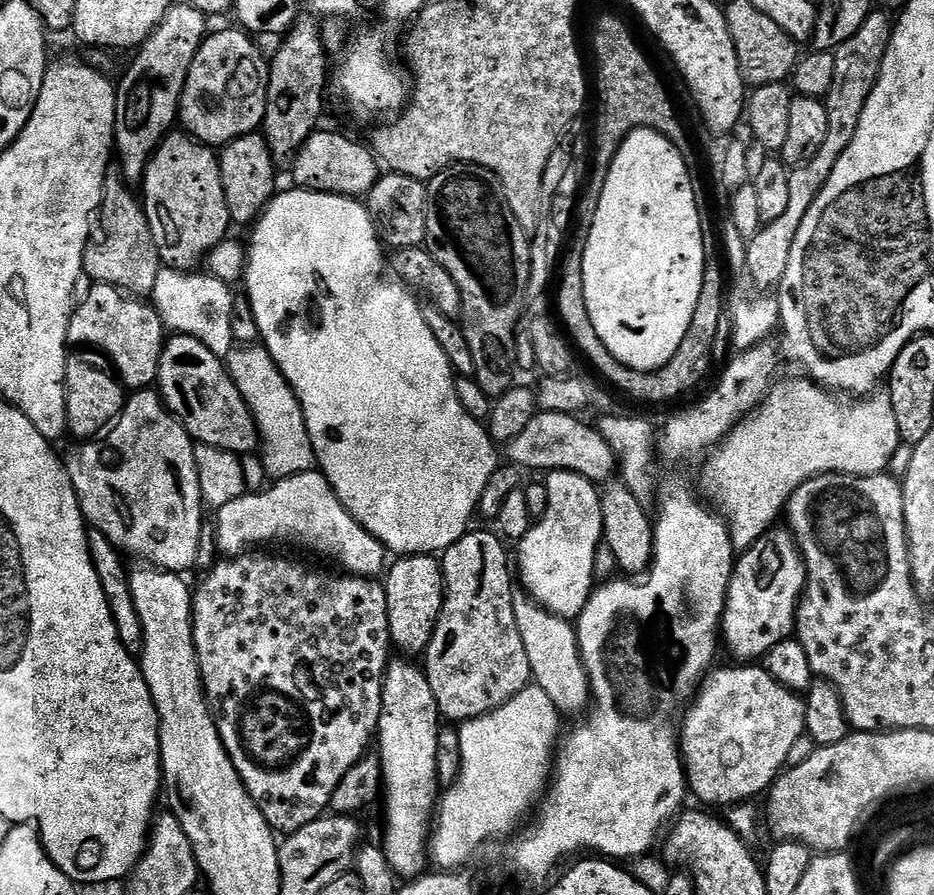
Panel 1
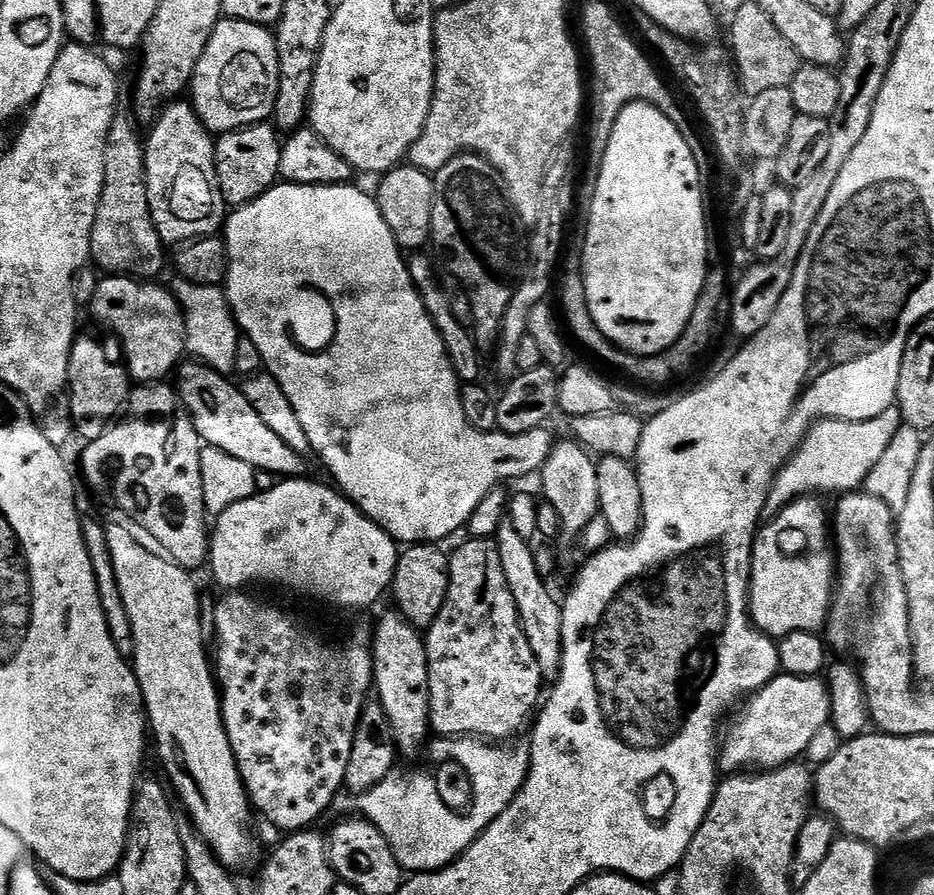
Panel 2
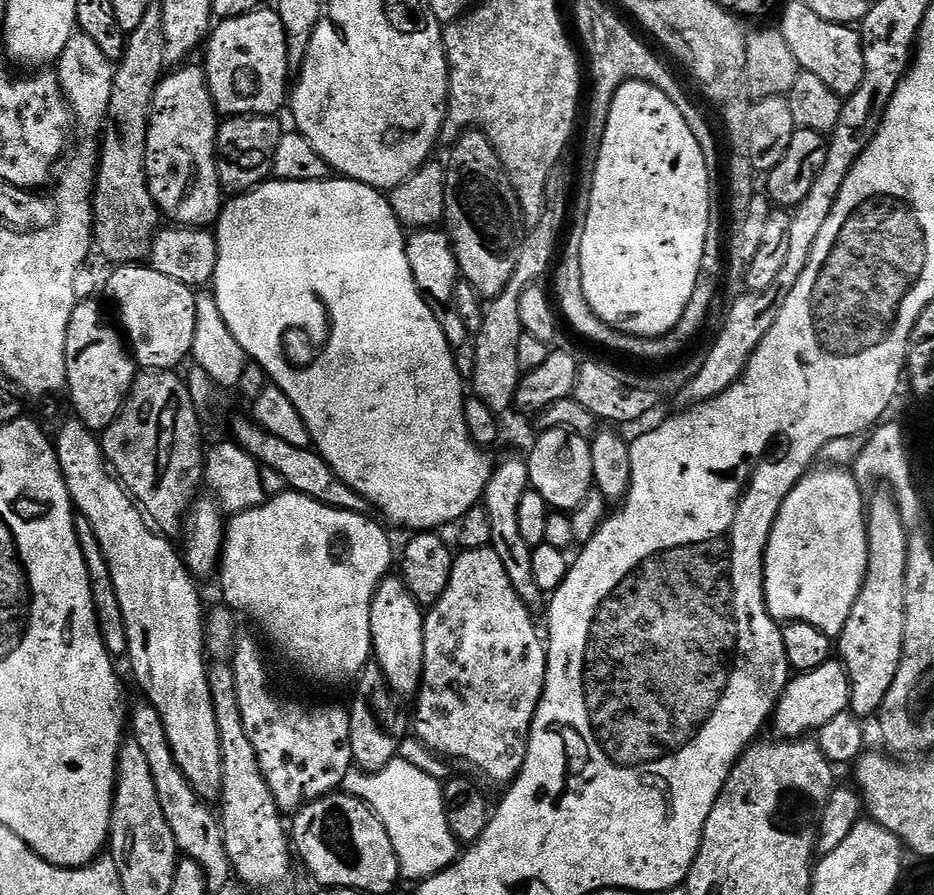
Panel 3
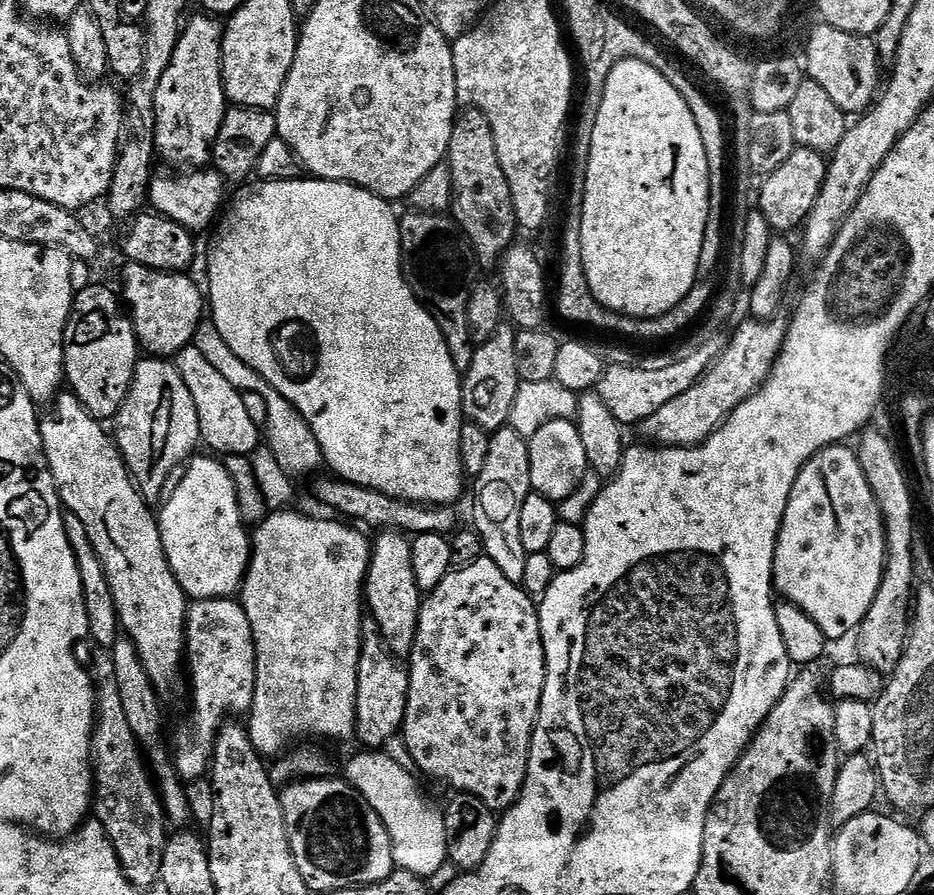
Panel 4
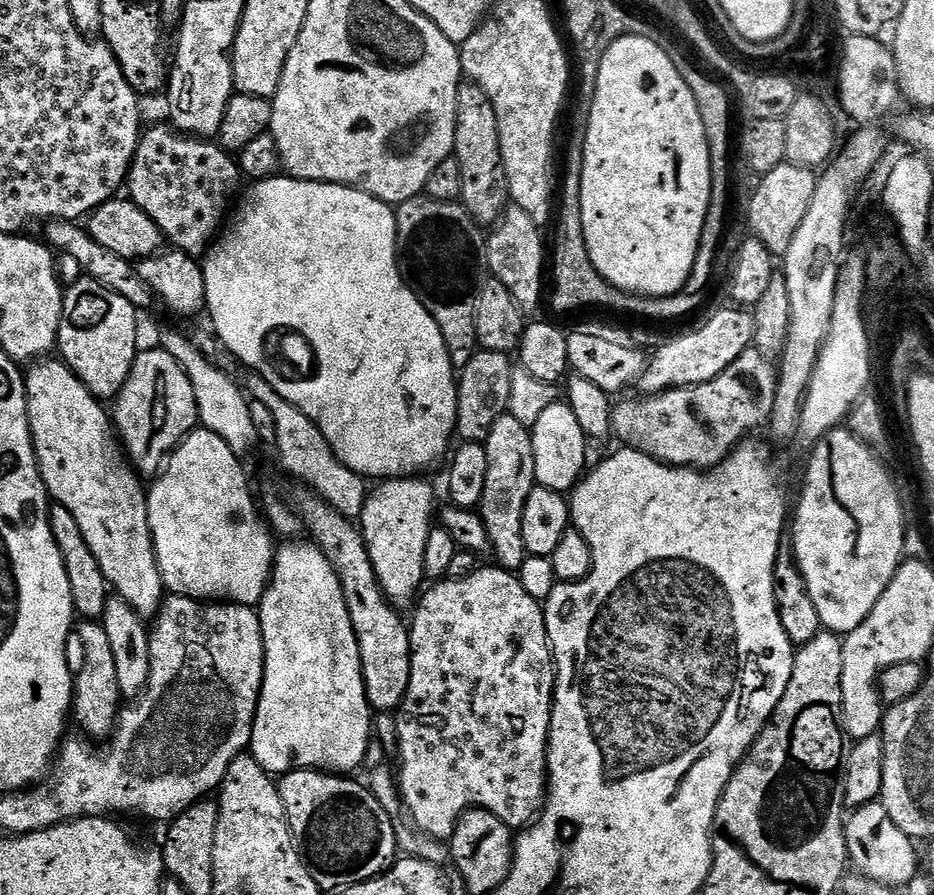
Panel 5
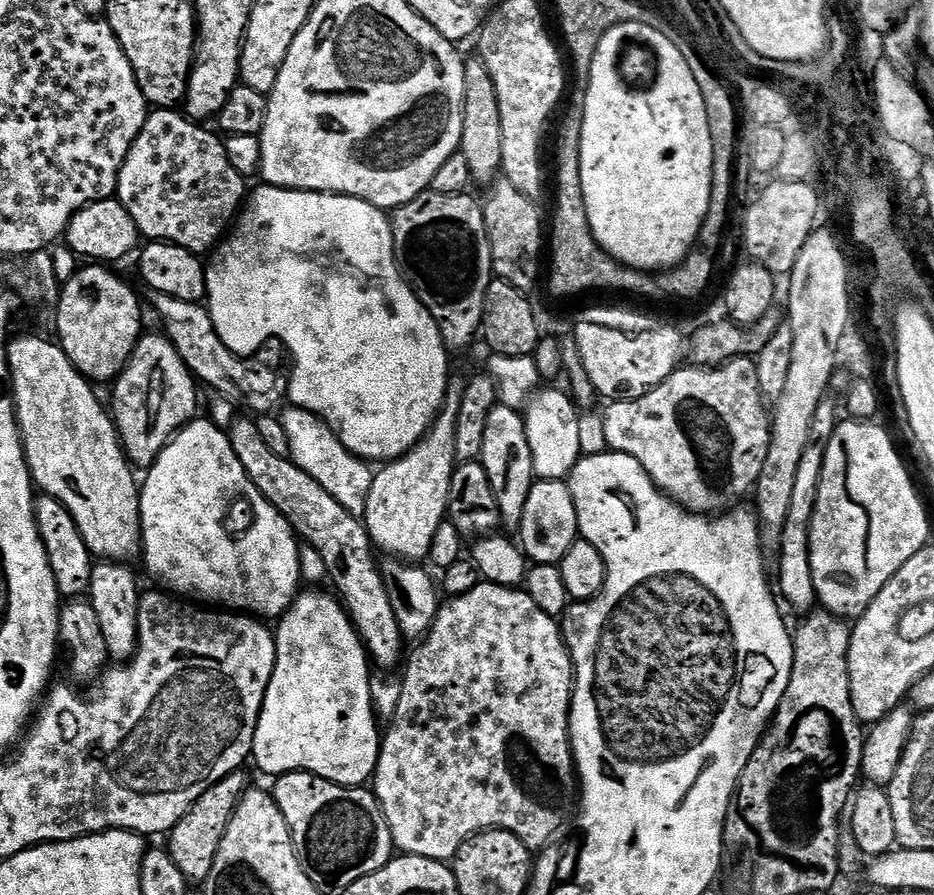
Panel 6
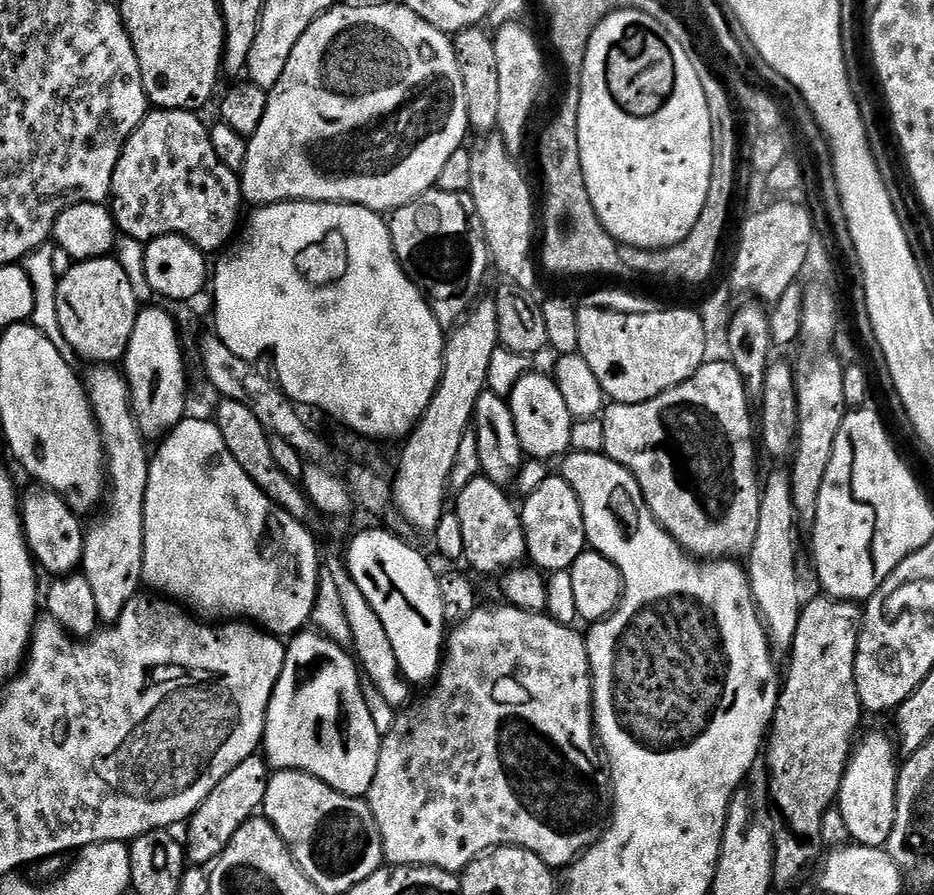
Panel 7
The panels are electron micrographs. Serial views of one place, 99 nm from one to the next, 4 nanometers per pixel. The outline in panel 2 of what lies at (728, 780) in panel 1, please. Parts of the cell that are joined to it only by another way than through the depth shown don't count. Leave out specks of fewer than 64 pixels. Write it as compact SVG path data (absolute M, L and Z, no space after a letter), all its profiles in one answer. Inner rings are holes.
M777 674L773 680L769 682L766 686L762 686L757 690L757 692L753 692L751 696L747 697L743 701L742 707L744 709L741 710L740 713L736 716L736 721L733 722L732 725L728 728L728 733L723 733L722 743L718 748L718 764L721 769L725 768L725 773L728 774L736 774L741 770L771 770L774 768L781 767L785 764L790 764L796 761L799 761L801 757L807 753L808 746L810 744L810 738L814 738L814 734L818 734L818 730L822 730L830 720L828 710L829 710L829 698L828 698L828 686L827 683L823 679L817 678L815 676L789 676L787 674Z

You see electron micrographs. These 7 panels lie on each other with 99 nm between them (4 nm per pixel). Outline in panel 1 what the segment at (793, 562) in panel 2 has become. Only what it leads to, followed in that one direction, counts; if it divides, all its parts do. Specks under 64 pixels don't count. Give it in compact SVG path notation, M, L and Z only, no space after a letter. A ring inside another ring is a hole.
M770 530L754 546L743 549L739 553L736 566L732 569L728 597L724 607L724 623L722 640L740 662L756 662L767 656L778 642L789 639L796 630L796 607L804 594L804 583L808 580L808 571L804 565L804 557L787 530Z

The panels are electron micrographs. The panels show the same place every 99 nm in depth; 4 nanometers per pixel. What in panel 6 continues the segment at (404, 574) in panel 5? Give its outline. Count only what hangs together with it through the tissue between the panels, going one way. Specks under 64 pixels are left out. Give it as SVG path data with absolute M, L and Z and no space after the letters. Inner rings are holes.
M449 379L448 397L444 399L436 422L428 433L405 456L385 463L381 467L384 469L375 473L362 519L368 529L368 537L381 553L385 552L385 557L401 562L424 562L430 557L434 533L448 514L450 486L457 465L454 434L464 385L463 379Z

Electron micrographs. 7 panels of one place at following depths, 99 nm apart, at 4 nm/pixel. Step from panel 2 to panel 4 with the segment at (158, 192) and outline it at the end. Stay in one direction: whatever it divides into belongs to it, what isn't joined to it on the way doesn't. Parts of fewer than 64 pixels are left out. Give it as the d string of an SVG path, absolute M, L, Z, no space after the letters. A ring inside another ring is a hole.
M199 14L192 21L189 19L187 23L181 27L180 37L174 46L174 54L170 58L170 66L166 66L166 74L162 74L162 82L158 82L158 90L154 98L154 110L156 111L154 117L154 152L157 157L160 156L168 164L184 164L180 166L187 166L192 170L200 170L211 161L212 158L212 144L218 138L218 130L224 121L224 114L230 107L228 95L224 92L224 75L222 74L222 62L220 61L220 51L222 50L222 42L224 41L224 24L219 19L213 18L207 14Z

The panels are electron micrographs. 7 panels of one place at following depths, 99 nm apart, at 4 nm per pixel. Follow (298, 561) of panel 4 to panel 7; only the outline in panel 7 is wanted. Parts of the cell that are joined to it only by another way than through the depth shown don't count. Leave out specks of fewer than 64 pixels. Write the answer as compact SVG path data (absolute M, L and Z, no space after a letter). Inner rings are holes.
M308 631L287 641L282 674L268 707L263 755L273 769L309 772L342 794L367 797L382 738L367 708L361 669L339 643Z

